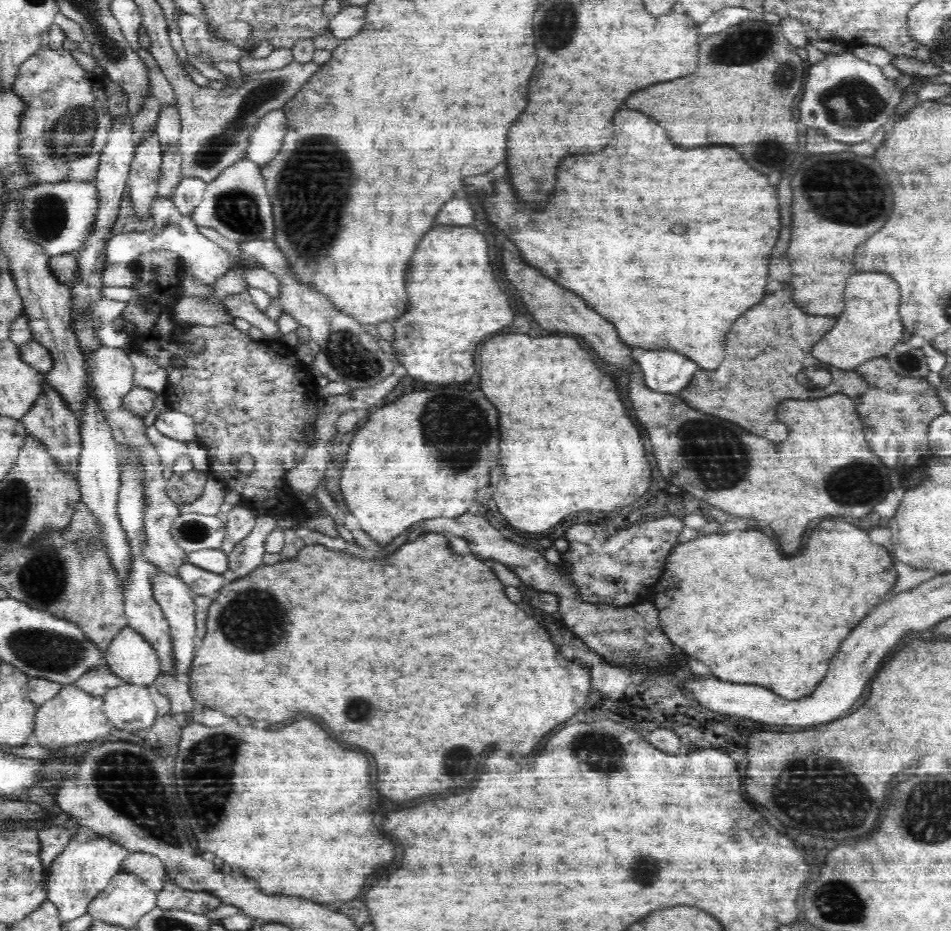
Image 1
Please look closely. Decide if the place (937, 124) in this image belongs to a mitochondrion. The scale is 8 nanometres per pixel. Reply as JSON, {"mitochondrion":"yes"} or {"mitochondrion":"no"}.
{"mitochondrion":"no"}

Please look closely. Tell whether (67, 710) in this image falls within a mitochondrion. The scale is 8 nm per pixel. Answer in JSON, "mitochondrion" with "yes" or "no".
{"mitochondrion":"no"}

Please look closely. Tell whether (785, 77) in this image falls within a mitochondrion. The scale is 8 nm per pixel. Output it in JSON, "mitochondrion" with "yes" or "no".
{"mitochondrion":"yes"}

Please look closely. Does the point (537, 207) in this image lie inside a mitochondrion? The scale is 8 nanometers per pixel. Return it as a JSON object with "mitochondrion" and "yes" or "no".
{"mitochondrion":"no"}

